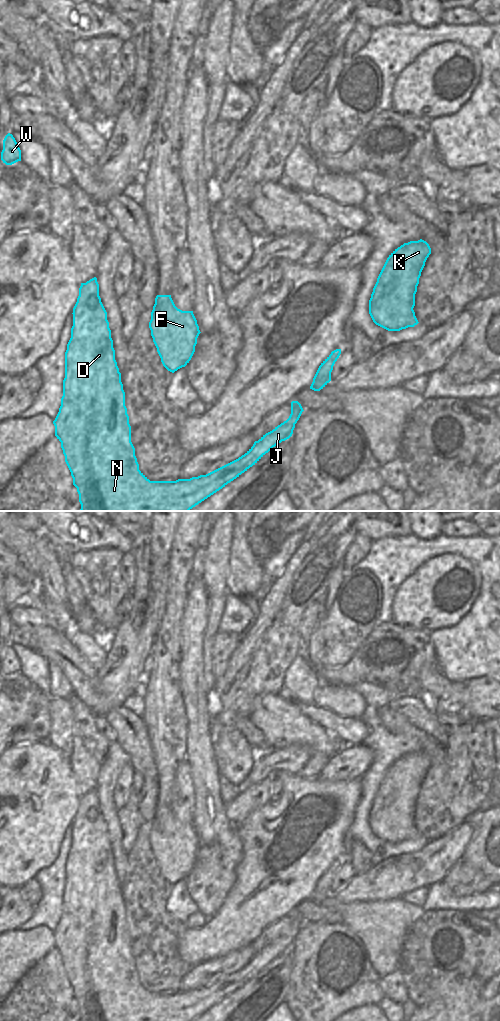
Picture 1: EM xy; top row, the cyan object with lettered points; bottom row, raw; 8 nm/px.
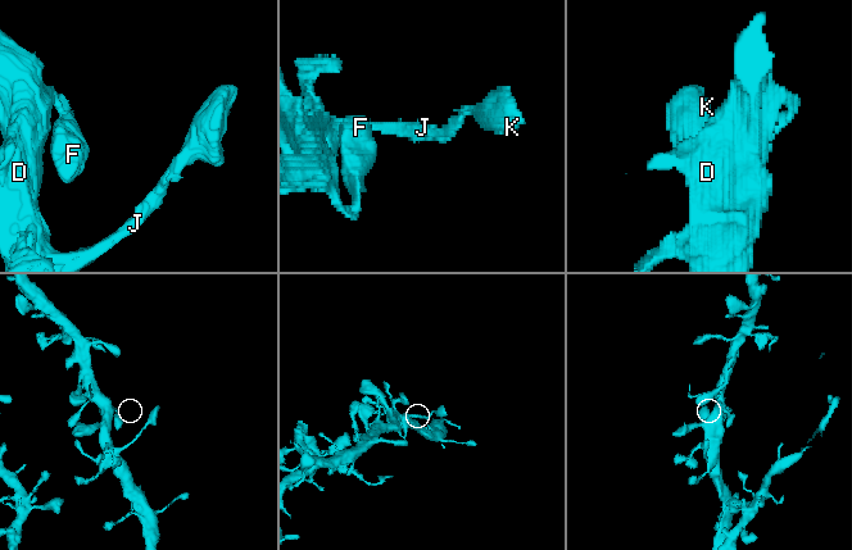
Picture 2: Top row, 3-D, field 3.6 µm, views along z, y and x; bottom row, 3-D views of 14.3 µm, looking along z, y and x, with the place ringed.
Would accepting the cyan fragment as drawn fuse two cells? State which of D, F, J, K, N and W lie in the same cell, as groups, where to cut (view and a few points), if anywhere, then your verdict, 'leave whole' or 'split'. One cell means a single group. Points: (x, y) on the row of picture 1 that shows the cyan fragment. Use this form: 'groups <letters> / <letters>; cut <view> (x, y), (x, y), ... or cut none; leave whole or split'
groups D F J K N W; cut none; leave whole

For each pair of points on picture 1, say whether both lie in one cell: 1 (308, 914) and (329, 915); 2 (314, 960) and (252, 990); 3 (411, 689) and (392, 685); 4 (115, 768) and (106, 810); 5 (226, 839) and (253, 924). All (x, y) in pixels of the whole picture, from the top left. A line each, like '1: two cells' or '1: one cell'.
1: one cell
2: two cells
3: one cell
4: one cell
5: two cells

